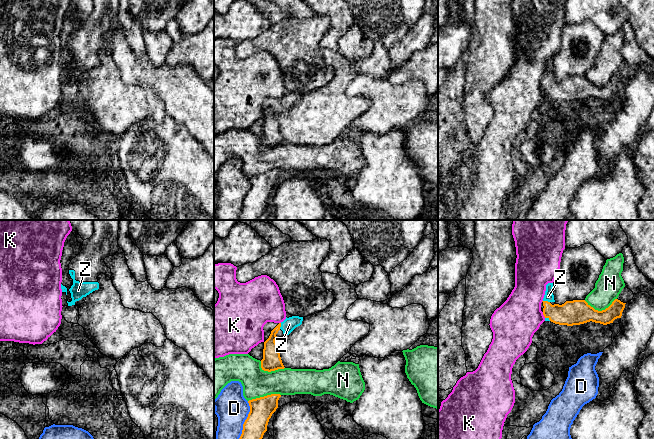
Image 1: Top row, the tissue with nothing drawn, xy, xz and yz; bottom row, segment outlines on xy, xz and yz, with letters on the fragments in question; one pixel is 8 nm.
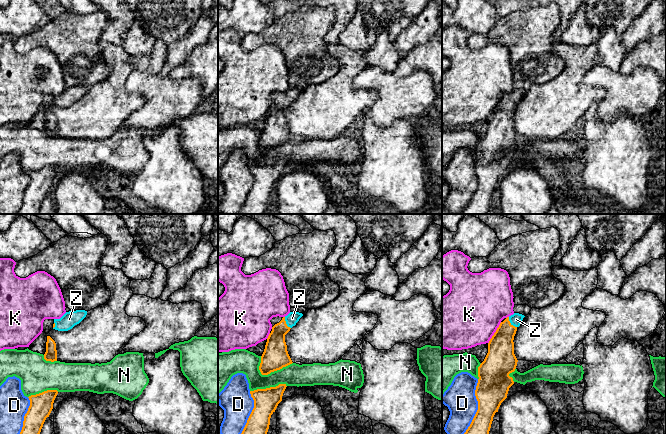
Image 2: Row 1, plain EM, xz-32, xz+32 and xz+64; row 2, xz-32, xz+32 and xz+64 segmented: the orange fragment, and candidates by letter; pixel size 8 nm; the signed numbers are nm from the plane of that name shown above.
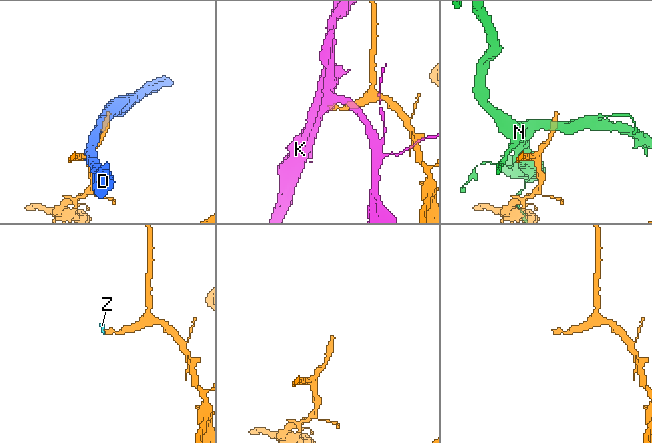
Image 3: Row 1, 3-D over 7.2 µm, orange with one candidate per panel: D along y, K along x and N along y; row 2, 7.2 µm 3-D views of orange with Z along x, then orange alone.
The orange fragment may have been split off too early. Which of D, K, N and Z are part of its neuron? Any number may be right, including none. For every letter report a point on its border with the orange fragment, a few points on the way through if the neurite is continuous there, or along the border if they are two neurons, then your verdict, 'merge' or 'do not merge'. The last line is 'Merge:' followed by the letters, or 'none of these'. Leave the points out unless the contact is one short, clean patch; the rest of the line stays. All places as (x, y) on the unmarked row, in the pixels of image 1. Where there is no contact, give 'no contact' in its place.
D: xz (244, 198) | do not merge
K: yz (543, 90) | do not merge
N: yz (600, 87) | do not merge
Z: yz (546, 77) | across yz (575, 88), (555, 88), (546, 77), (548, 72) | merge
Merge: Z

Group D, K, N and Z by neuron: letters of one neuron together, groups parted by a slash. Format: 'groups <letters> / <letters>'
groups D / K / N / Z

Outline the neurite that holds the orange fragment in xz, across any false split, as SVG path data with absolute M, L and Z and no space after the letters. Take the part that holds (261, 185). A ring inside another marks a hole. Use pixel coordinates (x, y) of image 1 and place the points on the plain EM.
M271 170L249 176L250 188L243 200L242 210L236 220L258 220L267 207L272 190L278 184L280 170Z

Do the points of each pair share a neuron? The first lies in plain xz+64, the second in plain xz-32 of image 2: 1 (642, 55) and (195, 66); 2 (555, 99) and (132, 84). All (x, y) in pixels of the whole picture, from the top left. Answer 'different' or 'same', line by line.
1: same
2: different

